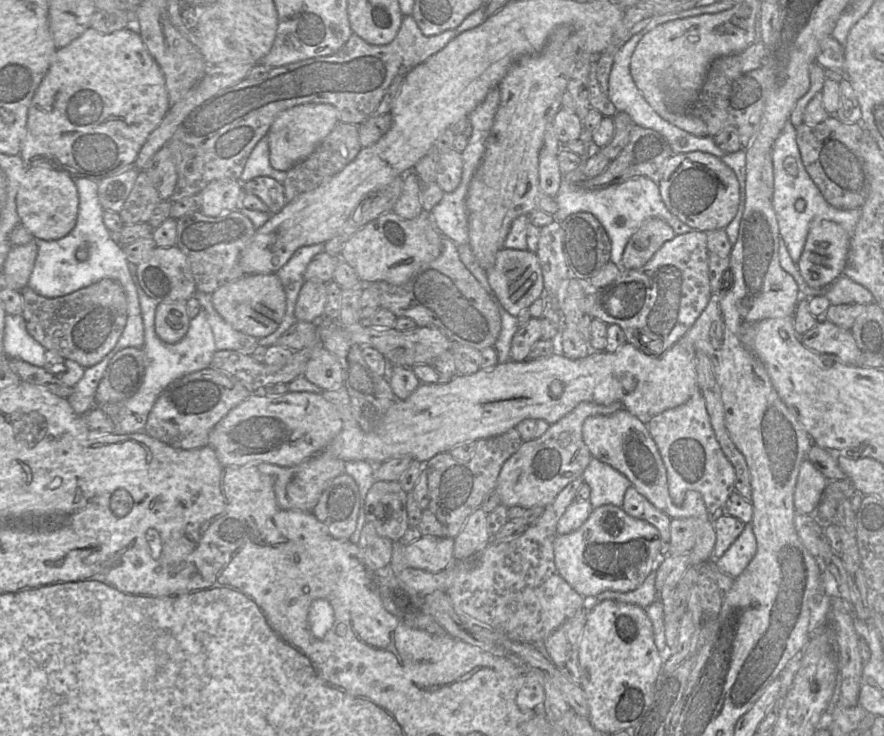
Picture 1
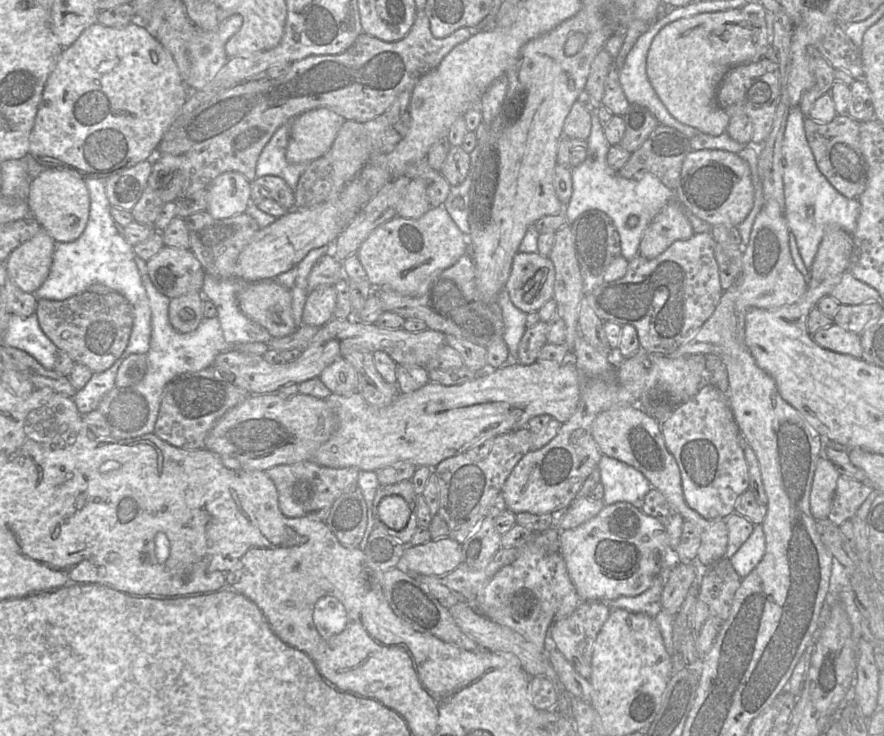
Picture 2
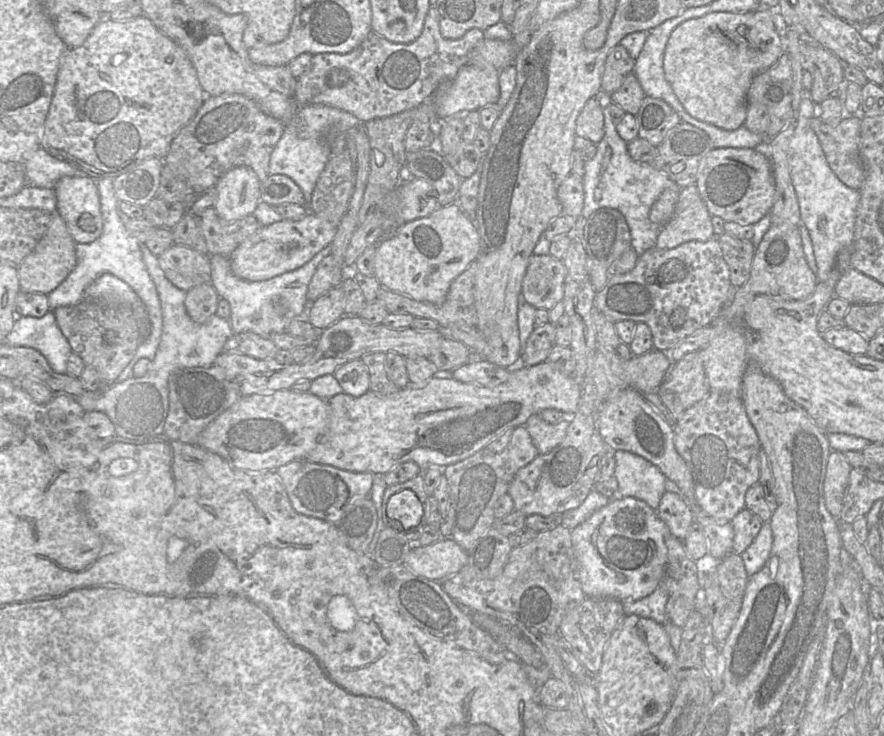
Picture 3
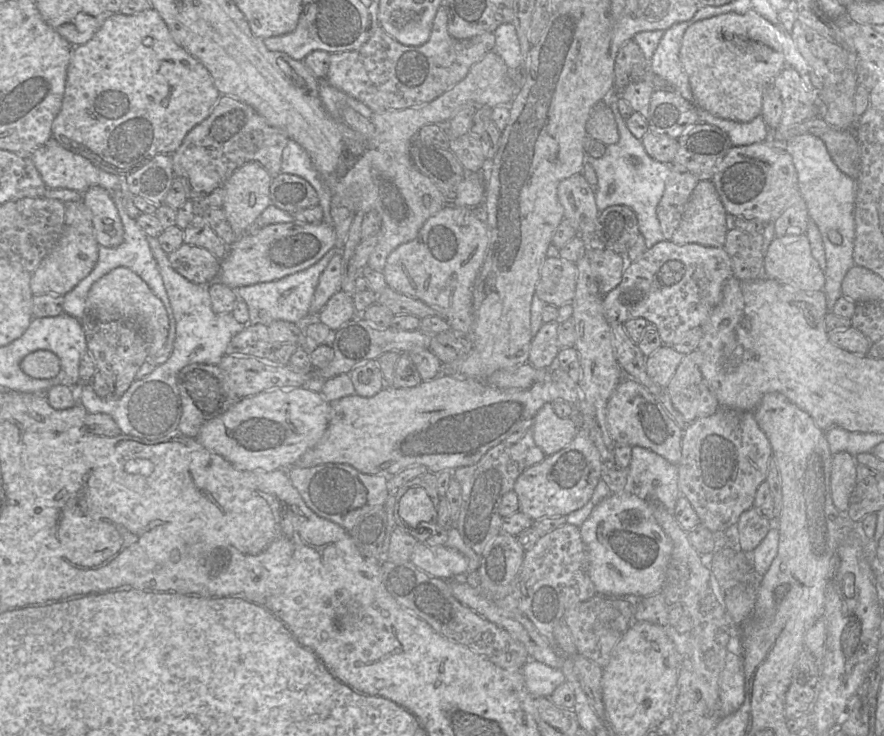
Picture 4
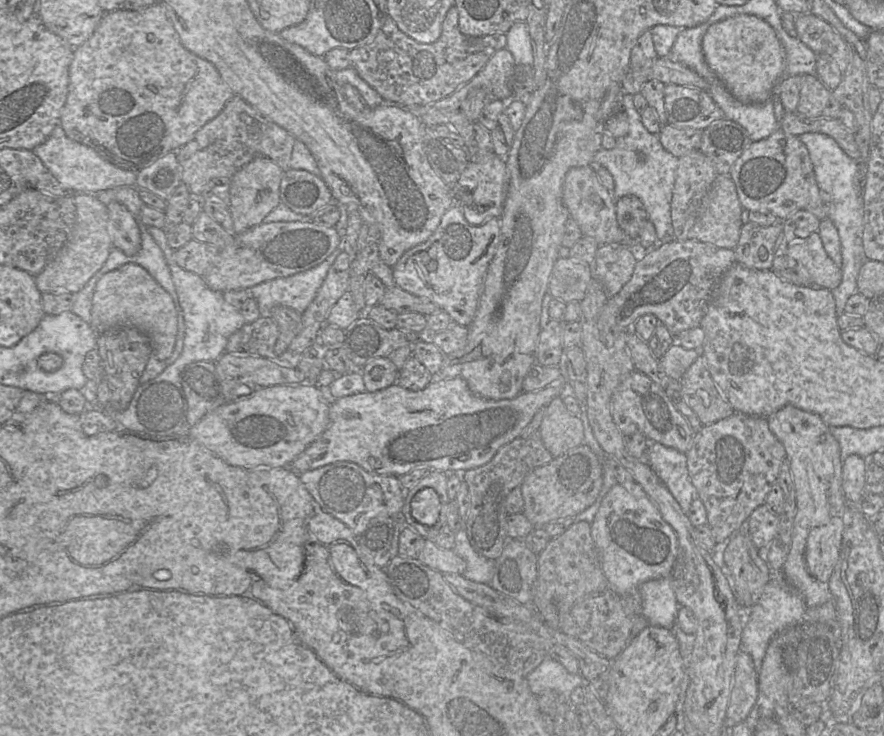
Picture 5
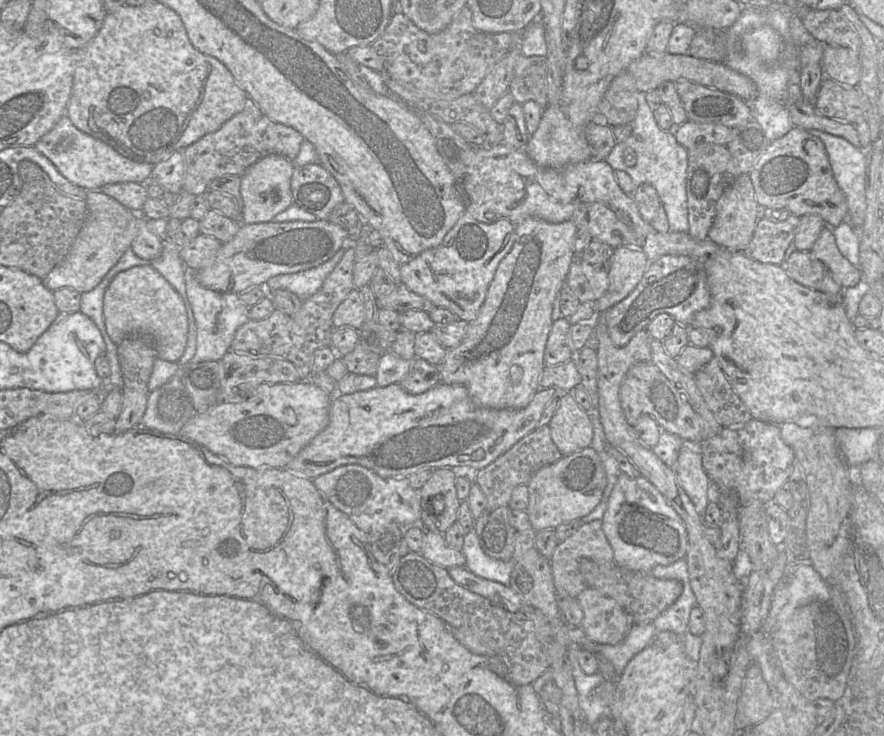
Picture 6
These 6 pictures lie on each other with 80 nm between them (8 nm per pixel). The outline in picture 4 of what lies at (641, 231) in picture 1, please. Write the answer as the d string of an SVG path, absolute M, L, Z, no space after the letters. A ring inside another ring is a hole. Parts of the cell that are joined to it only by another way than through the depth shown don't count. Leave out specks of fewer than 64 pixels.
M702 180L693 190L670 241L723 247L729 222L735 218L726 212L712 181Z

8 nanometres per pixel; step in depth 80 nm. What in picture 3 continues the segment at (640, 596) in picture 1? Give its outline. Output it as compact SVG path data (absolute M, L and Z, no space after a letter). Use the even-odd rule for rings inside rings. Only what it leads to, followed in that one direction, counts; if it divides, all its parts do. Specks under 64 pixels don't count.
M659 586L652 593L641 599L623 600L623 609L626 615L650 618L659 624L663 624L668 620L666 615L668 597L669 594L666 589Z

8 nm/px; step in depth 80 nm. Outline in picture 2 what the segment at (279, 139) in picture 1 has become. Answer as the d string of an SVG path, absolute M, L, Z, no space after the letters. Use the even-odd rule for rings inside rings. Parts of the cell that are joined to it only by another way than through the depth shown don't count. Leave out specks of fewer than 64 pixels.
M328 108L305 111L290 121L286 159L290 163L311 162L331 148L345 118Z

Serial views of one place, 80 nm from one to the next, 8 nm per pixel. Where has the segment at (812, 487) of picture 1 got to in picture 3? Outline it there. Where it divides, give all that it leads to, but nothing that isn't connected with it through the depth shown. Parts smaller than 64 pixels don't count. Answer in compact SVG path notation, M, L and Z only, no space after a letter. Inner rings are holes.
M831 450L824 480L824 496L828 511L835 517L839 516L843 508L843 499L852 469L844 452Z

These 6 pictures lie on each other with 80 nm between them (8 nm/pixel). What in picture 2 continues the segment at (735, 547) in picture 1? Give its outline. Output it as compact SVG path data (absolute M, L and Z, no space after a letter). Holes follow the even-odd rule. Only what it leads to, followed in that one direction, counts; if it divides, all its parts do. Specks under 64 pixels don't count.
M755 525L752 534L730 557L730 561L736 572L742 577L749 575L764 557L766 551L766 541L763 528Z

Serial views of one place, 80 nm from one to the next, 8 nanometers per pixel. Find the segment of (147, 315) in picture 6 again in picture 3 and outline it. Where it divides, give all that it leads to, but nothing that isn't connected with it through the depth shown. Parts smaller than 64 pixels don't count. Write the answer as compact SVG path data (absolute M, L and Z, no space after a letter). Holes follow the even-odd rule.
M103 274L87 286L84 299L129 306L138 306L142 303L126 282L111 274Z

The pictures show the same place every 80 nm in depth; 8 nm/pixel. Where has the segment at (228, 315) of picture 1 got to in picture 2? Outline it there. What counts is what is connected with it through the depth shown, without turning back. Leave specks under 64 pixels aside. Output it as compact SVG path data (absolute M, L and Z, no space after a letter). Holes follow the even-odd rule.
M275 281L245 284L237 295L240 310L264 327L272 337L288 336L297 329L289 290Z

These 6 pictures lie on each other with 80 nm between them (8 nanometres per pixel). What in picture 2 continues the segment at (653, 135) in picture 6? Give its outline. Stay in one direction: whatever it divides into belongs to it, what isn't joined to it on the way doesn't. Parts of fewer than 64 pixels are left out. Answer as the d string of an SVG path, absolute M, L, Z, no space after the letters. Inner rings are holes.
M607 121L605 122L604 125L600 126L600 124L596 124L595 122L593 122L593 128L592 128L591 134L587 138L587 143L588 143L587 157L584 160L584 162L581 163L581 165L572 168L572 171L571 171L572 181L573 181L573 191L572 191L572 195L571 195L571 198L570 198L568 204L566 204L563 207L563 214L565 215L568 222L571 223L577 217L579 217L581 214L583 214L584 212L586 212L588 210L594 209L594 210L601 210L601 211L605 212L613 220L613 222L619 232L620 241L621 241L621 256L623 256L624 258L626 258L627 260L630 261L634 257L639 255L639 245L640 245L641 239L643 237L643 234L644 234L646 228L648 227L649 223L654 218L654 216L659 214L663 209L665 209L668 206L669 202L673 199L673 191L670 188L668 188L665 184L663 184L658 177L656 177L655 175L653 175L651 173L645 173L645 174L642 174L641 176L638 176L636 178L624 178L624 177L621 177L618 175L617 170L611 168L608 165L607 154L611 148L611 145L607 141L605 134L604 134L604 127L605 127L606 123L607 123Z

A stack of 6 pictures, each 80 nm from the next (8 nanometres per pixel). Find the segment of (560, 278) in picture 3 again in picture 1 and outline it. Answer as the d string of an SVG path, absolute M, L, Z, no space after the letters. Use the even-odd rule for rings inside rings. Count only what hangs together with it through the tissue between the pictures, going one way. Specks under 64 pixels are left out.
M503 248L498 251L494 266L486 271L489 290L498 304L513 316L527 308L544 291L544 282L539 259L529 250Z

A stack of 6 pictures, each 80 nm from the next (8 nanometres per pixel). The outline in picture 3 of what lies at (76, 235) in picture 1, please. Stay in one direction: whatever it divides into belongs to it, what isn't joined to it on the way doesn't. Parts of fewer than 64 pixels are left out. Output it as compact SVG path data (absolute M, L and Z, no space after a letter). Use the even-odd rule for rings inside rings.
M99 178L95 180L101 203L103 216L103 231L98 239L90 243L77 243L77 264L67 278L48 296L48 302L52 309L60 306L78 304L84 299L84 292L95 279L103 274L111 274L126 282L139 296L148 314L150 321L150 334L139 345L134 359L135 363L140 358L152 361L156 354L162 334L162 312L156 286L150 277L143 261L141 243L132 236L120 218L118 199L115 196L112 179Z

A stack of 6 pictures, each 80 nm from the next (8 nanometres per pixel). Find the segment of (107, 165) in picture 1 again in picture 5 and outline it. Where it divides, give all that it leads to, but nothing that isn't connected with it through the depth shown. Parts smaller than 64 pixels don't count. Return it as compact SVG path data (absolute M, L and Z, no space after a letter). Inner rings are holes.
M156 2L141 10L130 11L120 8L105 13L93 35L81 46L74 48L73 58L69 67L68 95L61 112L59 125L63 128L67 137L92 147L101 157L116 167L138 172L150 166L167 153L175 152L184 146L199 129L215 118L234 96L236 95L223 81L218 70L211 62L195 55L184 47L165 8Z

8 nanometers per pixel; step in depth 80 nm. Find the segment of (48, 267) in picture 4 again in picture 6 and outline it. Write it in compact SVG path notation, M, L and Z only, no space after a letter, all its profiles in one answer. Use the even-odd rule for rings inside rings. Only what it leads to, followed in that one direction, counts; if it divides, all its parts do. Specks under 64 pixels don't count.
M89 191L85 201L87 216L85 222L63 260L43 279L43 285L51 290L72 288L85 293L94 289L131 247L138 234L137 214L114 198L99 191Z

